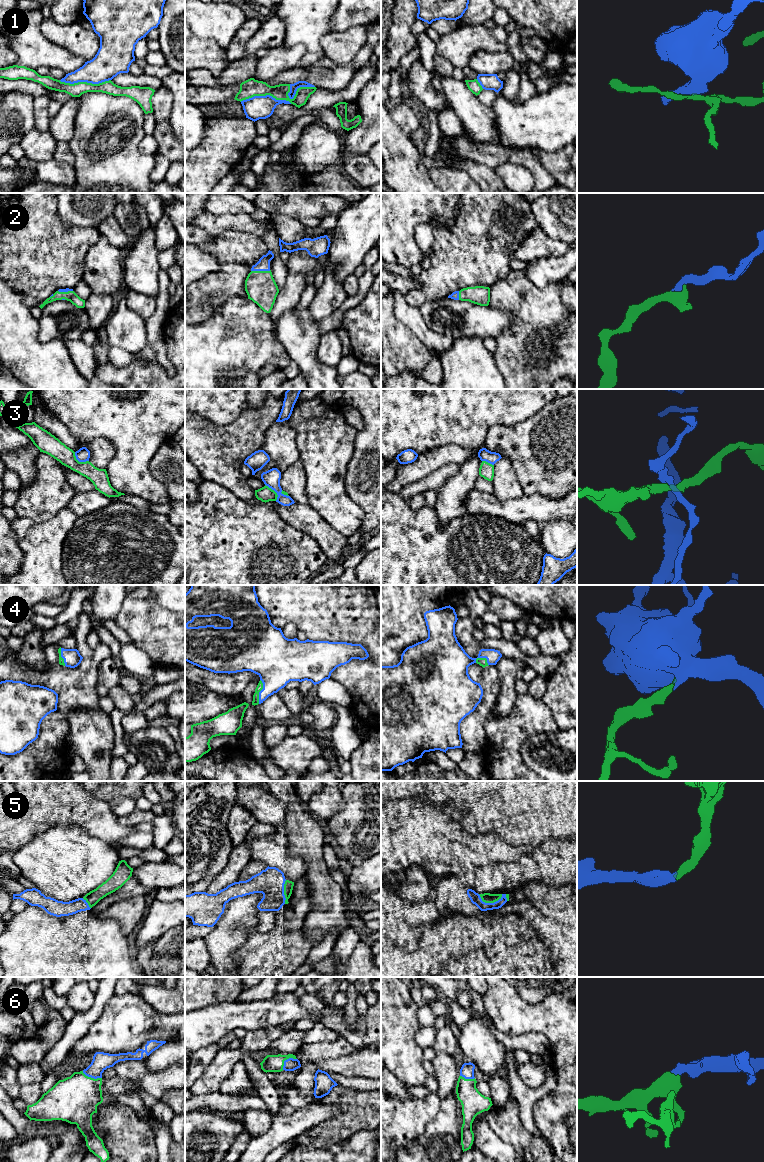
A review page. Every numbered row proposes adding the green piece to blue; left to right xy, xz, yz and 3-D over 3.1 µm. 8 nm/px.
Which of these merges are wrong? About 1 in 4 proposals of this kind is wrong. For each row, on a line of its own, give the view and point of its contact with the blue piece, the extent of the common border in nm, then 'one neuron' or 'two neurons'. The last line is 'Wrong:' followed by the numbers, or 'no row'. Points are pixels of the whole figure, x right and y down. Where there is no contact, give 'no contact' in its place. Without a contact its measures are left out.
1: contact xy (84, 81); length 420 nm; two neurons
2: contact xz (260, 270); length 160 nm; one neuron
3: contact xy (79, 461); length 140 nm; two neurons
4: contact xz (260, 691); length 200 nm; one neuron
5: contact yz (489, 903); length 200 nm; one neuron
6: contact xz (287, 1059); length 150 nm; one neuron
Wrong: 1, 3

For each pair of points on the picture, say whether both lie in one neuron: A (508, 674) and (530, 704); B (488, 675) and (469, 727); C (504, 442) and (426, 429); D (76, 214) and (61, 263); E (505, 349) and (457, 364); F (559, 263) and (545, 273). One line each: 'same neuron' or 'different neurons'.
A: different neurons
B: same neuron
C: different neurons
D: different neurons
E: different neurons
F: same neuron

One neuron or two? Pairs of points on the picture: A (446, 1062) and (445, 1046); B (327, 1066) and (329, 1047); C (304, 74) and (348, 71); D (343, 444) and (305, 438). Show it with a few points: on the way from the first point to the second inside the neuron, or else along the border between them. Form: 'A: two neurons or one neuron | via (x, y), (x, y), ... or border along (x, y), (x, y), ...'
A: two neurons | border along (437, 1051), (454, 1056)
B: two neurons | border along (351, 1053), (345, 1056), (320, 1058), (315, 1062)
C: one neuron | via (315, 79), (337, 80)
D: one neuron | via (334, 444), (328, 444), (322, 438), (314, 438)

